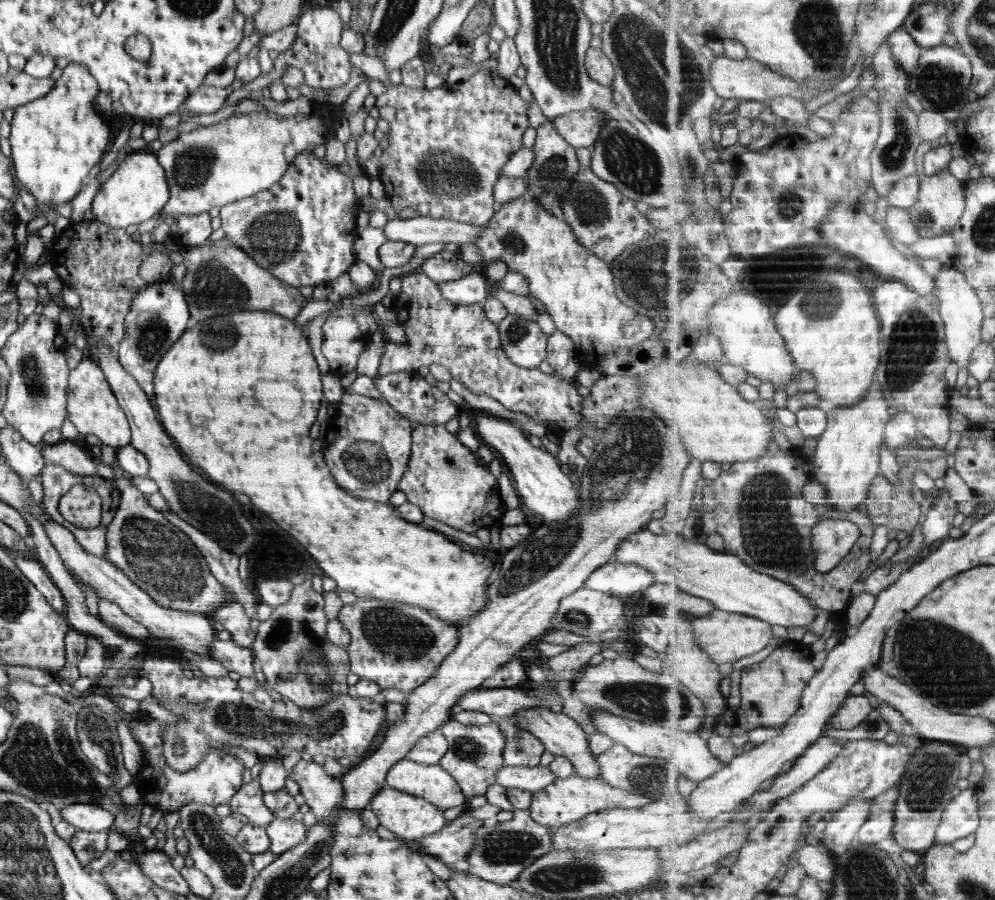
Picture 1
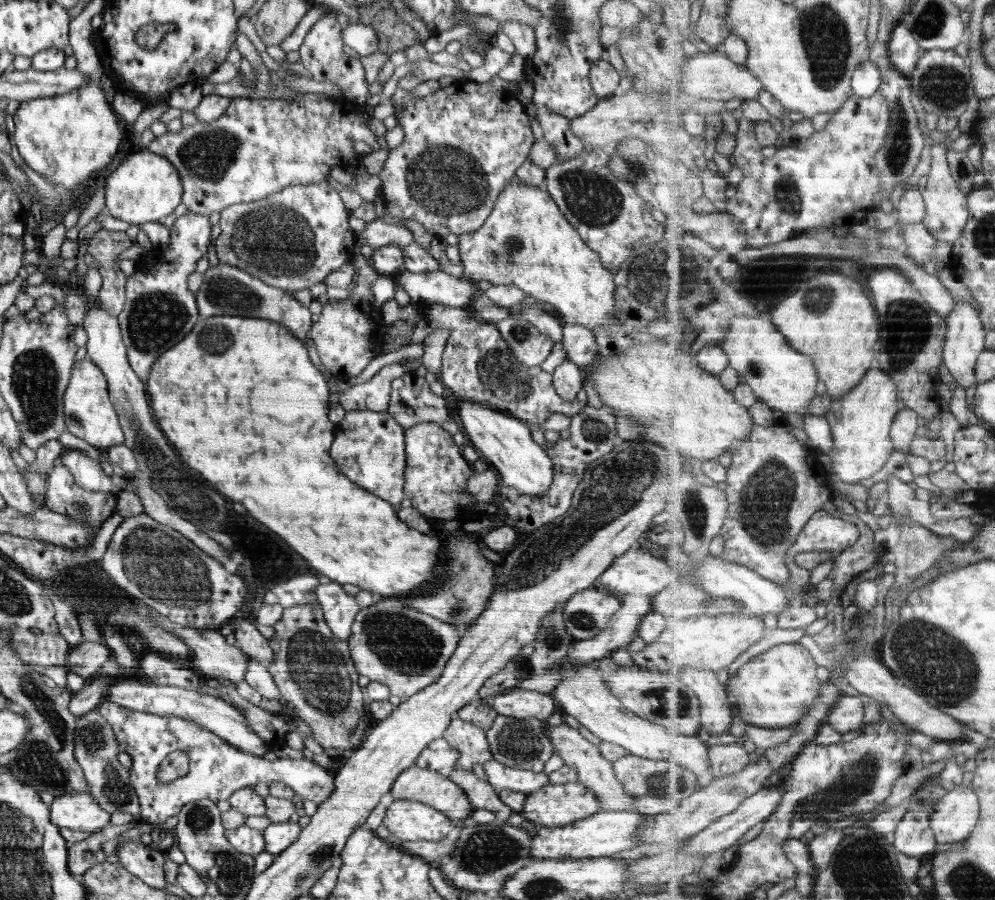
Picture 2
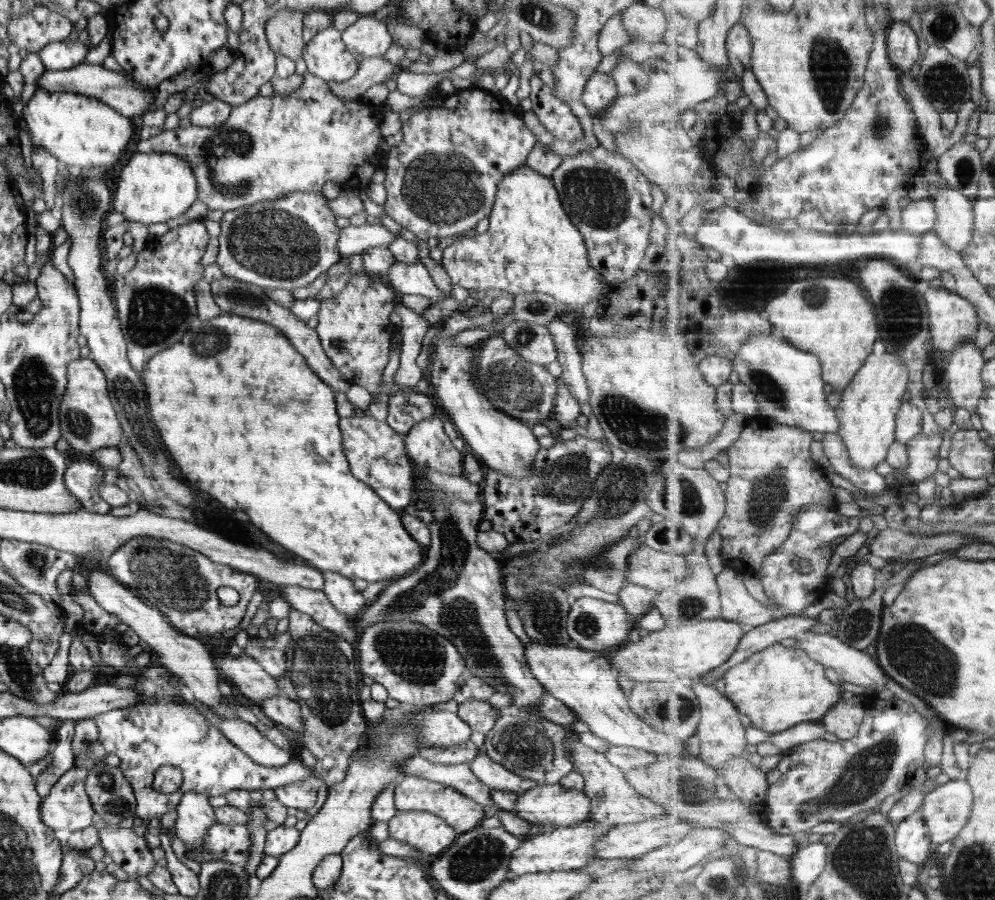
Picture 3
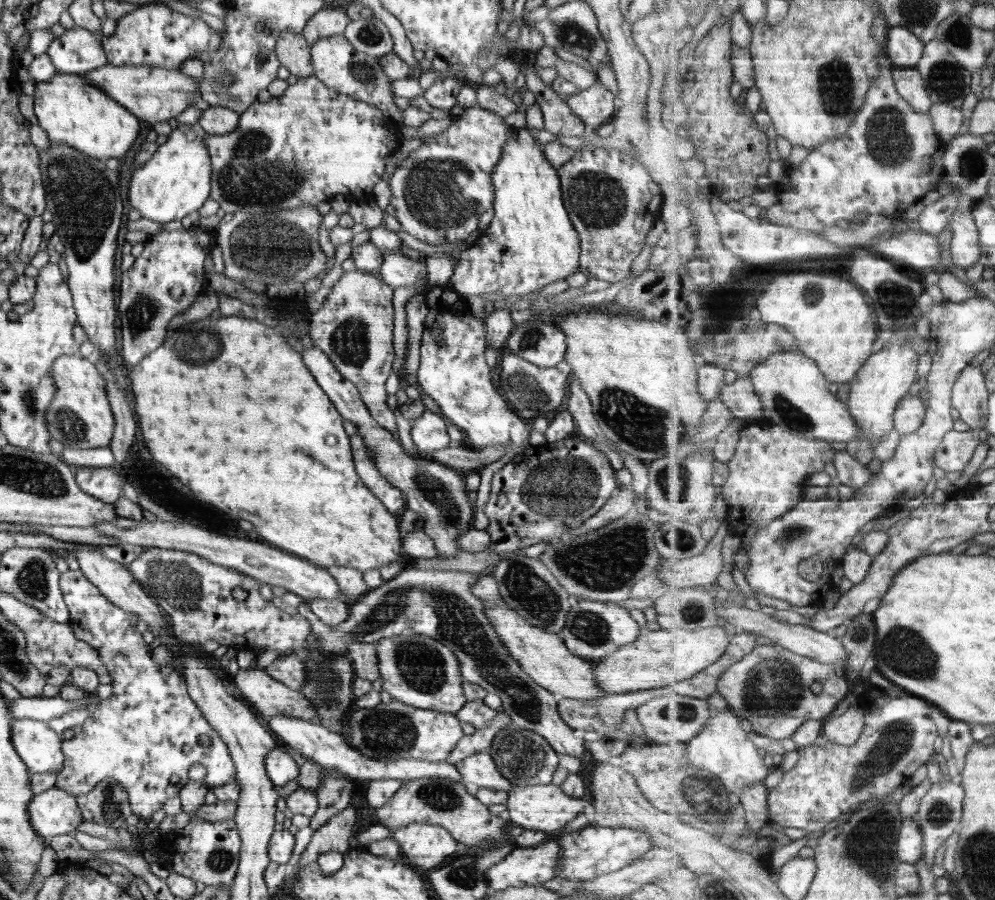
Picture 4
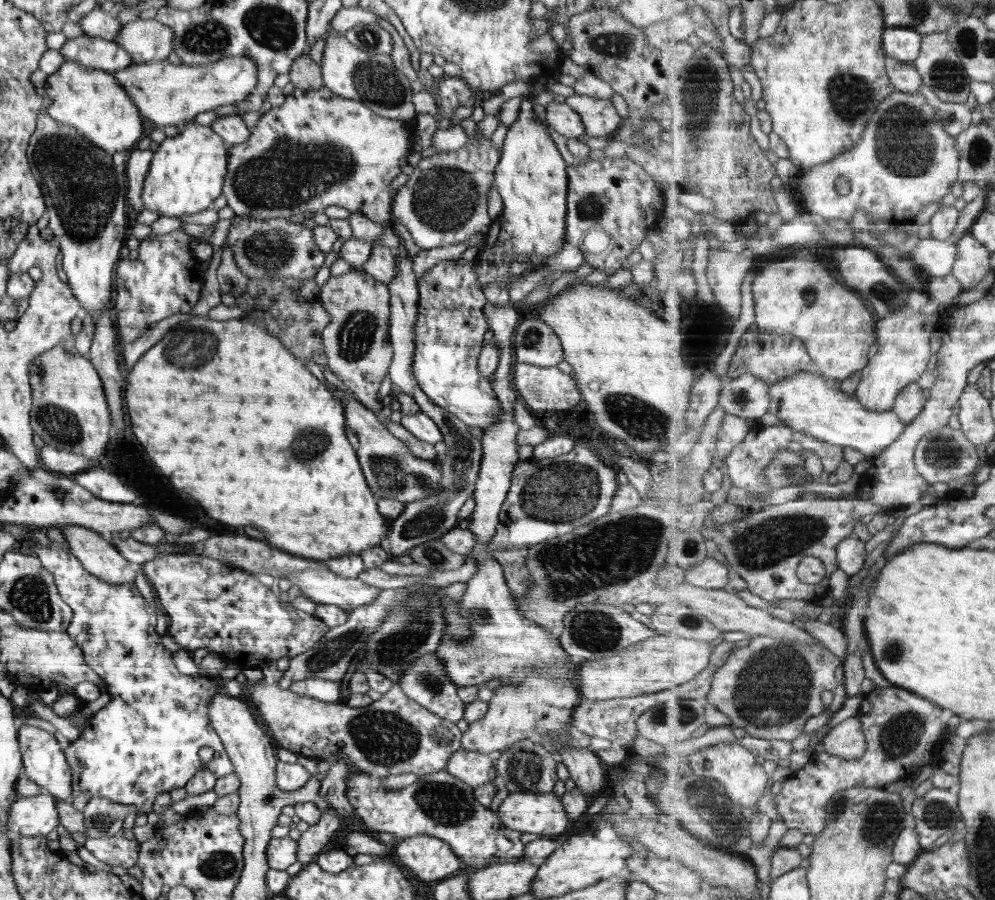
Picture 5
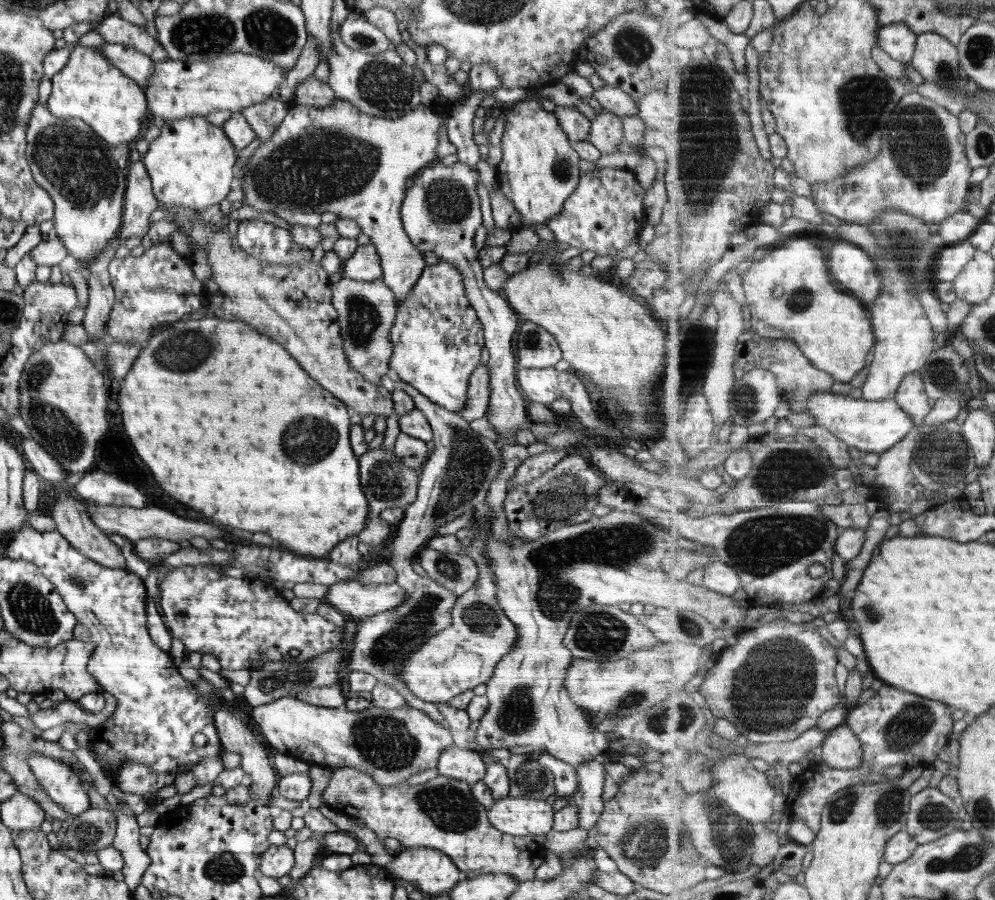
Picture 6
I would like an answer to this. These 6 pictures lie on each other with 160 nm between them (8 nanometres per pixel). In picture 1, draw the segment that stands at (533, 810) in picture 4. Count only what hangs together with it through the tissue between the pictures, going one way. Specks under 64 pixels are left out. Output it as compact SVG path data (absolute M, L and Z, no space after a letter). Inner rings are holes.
M572 774L568 778L557 778L546 788L533 793L528 810L536 822L554 830L559 826L570 824L570 822L580 820L592 813L599 813L614 807L638 808L650 801L651 799L644 795L630 794L621 788L610 786L601 777L584 778Z

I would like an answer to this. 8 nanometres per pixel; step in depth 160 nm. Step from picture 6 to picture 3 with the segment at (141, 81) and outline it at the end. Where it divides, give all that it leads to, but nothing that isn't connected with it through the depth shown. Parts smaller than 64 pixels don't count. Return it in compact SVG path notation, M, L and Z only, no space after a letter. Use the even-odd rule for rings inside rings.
M66 38L64 41L52 42L43 46L38 53L45 64L46 71L66 70L84 63L84 57L89 50L90 47L80 43L78 38L72 42Z

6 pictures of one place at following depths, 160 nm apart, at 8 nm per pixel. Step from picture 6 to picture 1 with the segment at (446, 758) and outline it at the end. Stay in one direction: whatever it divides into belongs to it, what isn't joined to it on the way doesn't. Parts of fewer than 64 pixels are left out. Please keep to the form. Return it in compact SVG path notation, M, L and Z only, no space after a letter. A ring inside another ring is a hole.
M538 764L533 767L502 767L497 772L496 784L507 788L519 788L536 793L557 779L548 766Z

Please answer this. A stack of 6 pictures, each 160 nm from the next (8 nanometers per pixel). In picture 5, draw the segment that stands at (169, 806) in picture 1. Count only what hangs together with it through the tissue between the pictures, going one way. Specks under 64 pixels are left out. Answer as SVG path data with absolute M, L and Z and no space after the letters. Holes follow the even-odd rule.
M32 537L34 554L47 571L53 574L61 599L72 609L71 623L65 630L82 649L87 665L103 678L102 687L110 695L110 702L91 715L83 726L77 740L64 749L65 757L72 769L72 800L80 794L102 797L135 806L138 813L148 814L158 794L182 788L197 773L201 765L198 750L203 746L214 749L208 769L216 778L233 773L233 764L227 755L221 738L209 723L207 704L216 688L210 678L194 677L180 673L172 663L171 654L156 633L155 610L146 603L134 582L110 584L90 574L72 554L69 545L58 545L50 540L50 545L42 547Z

